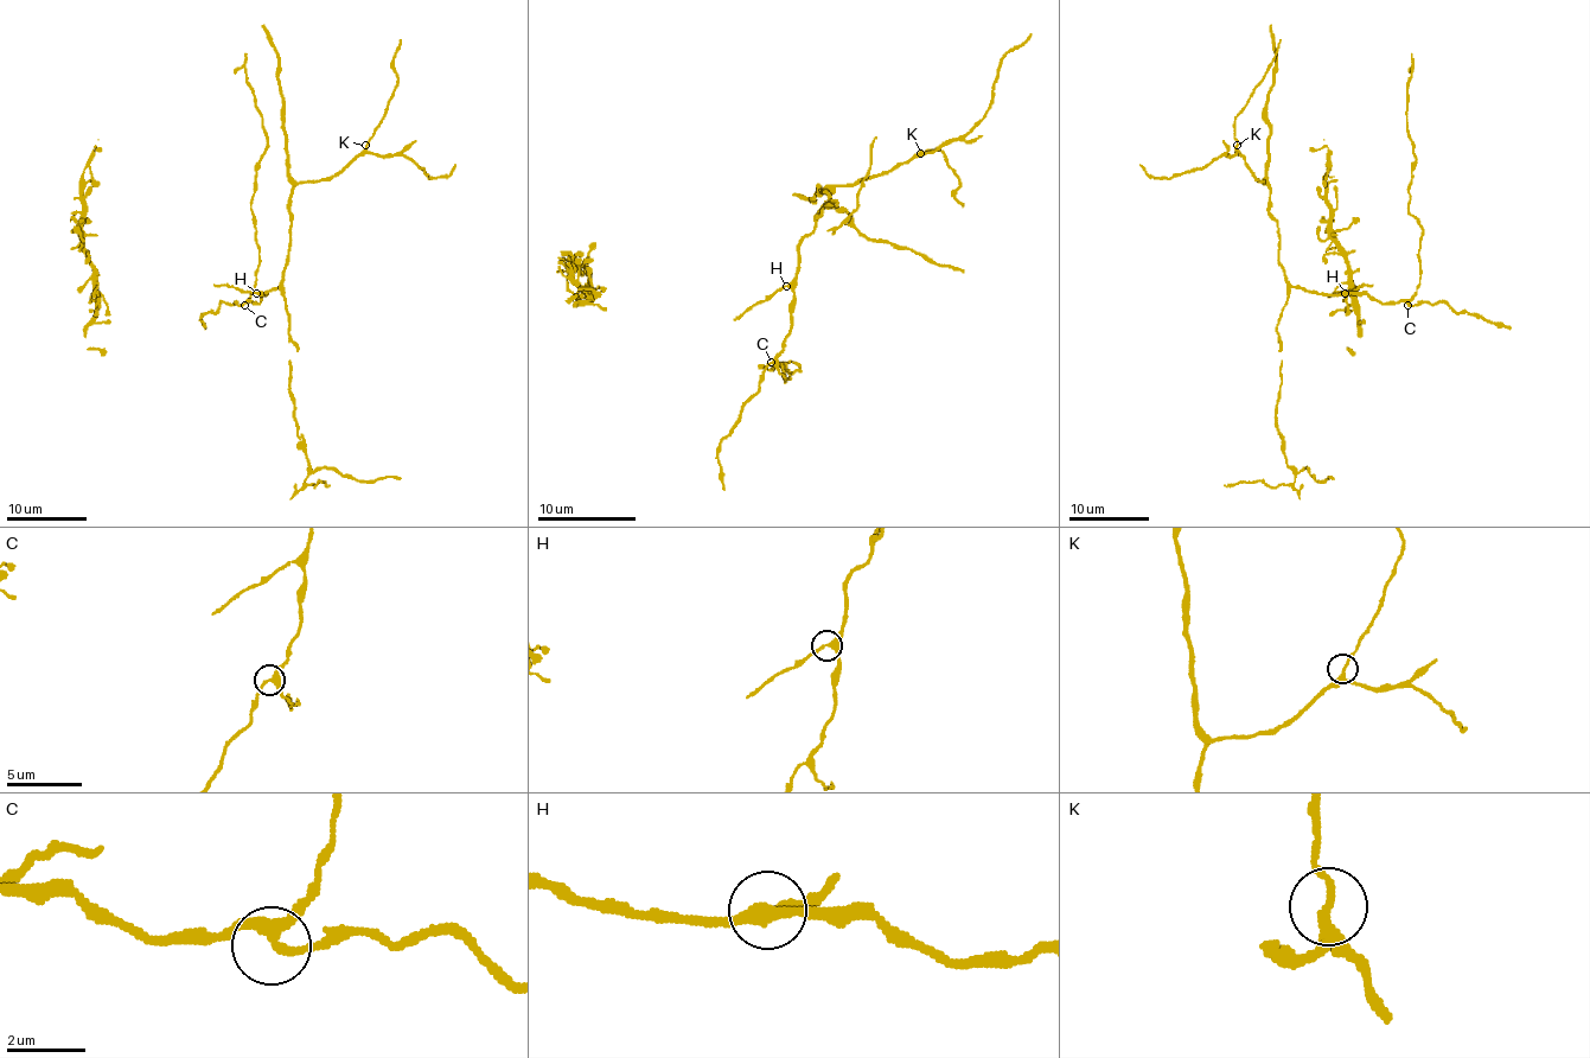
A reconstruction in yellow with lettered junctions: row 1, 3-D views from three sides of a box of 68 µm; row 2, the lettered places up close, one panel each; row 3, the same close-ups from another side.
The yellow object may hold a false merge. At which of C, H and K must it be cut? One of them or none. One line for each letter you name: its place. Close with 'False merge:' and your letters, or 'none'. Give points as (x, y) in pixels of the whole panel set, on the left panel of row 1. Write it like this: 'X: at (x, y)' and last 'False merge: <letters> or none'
False merge: none

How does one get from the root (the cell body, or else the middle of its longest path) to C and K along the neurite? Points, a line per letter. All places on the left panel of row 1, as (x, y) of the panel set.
C: (264, 294), (260, 294), (259, 303), (248, 300), (244, 305)
K: (264, 294), (280, 287), (282, 271), (288, 262), (291, 191), (298, 183), (317, 183), (338, 174), (366, 145)

